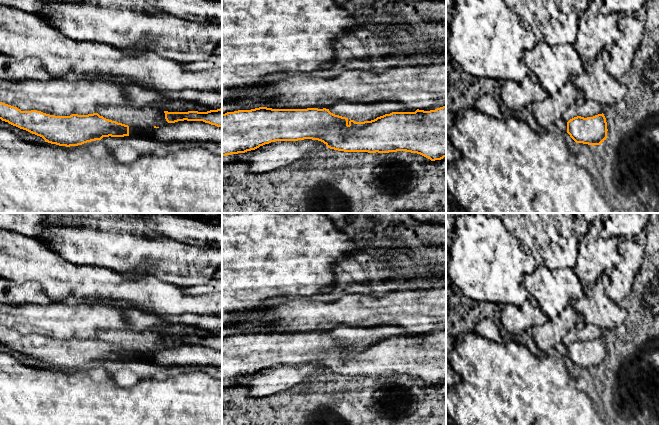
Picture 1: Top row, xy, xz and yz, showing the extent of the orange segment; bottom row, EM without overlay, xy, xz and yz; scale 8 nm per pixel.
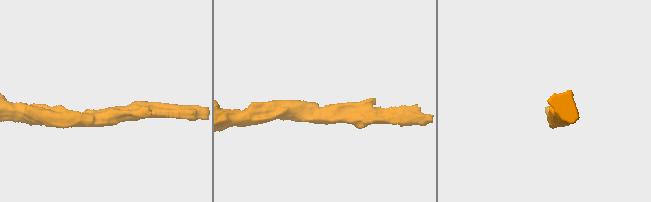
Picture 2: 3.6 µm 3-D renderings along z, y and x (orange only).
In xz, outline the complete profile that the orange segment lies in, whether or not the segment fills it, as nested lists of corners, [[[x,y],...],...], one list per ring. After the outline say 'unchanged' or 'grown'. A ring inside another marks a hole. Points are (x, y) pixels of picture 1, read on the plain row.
[[[446,330],[435,334],[415,336],[392,336],[371,345],[355,346],[335,339],[329,333],[272,333],[259,331],[222,338],[222,380],[245,377],[275,365],[298,365],[312,363],[323,366],[328,372],[344,376],[389,377],[406,375],[420,378],[431,385],[446,381]]]; unchanged

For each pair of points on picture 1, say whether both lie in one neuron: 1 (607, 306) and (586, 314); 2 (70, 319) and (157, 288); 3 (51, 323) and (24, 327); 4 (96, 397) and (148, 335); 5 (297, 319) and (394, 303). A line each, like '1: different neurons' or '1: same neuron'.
1: same neuron
2: different neurons
3: same neuron
4: different neurons
5: same neuron

